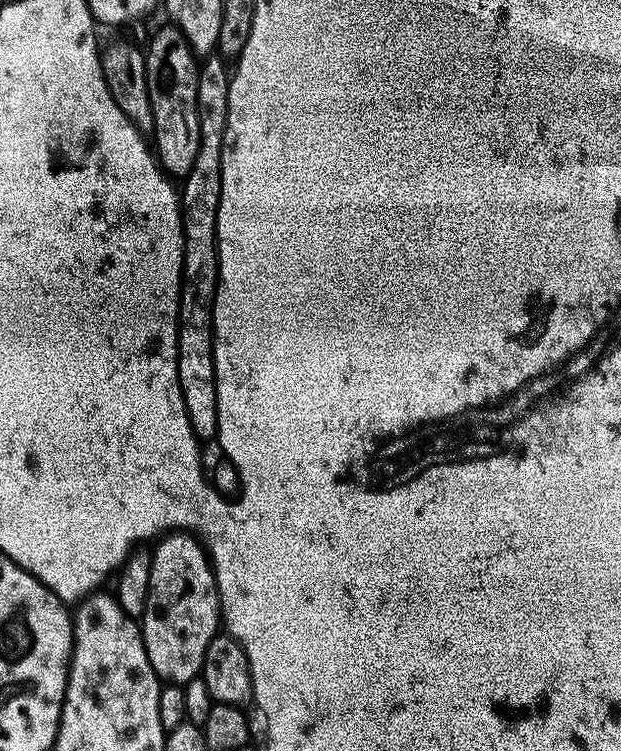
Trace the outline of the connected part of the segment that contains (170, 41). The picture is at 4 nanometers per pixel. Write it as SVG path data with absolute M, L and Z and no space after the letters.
M165 23L165 28L160 28L152 36L148 48L144 52L146 62L146 86L148 97L152 107L151 131L156 132L156 144L154 140L154 152L158 157L158 163L169 177L183 178L190 174L190 166L194 166L194 158L198 158L198 146L200 145L200 131L198 130L198 57L192 51L190 42L184 36L182 30L175 24Z

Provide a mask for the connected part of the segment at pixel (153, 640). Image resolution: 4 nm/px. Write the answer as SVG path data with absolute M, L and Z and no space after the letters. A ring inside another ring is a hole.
M167 533L157 541L154 547L156 548L151 553L150 590L147 592L146 610L140 617L143 645L146 646L146 656L156 676L165 683L184 687L191 680L199 677L206 641L218 635L218 630L212 625L217 628L222 622L216 577L203 545L191 533Z

